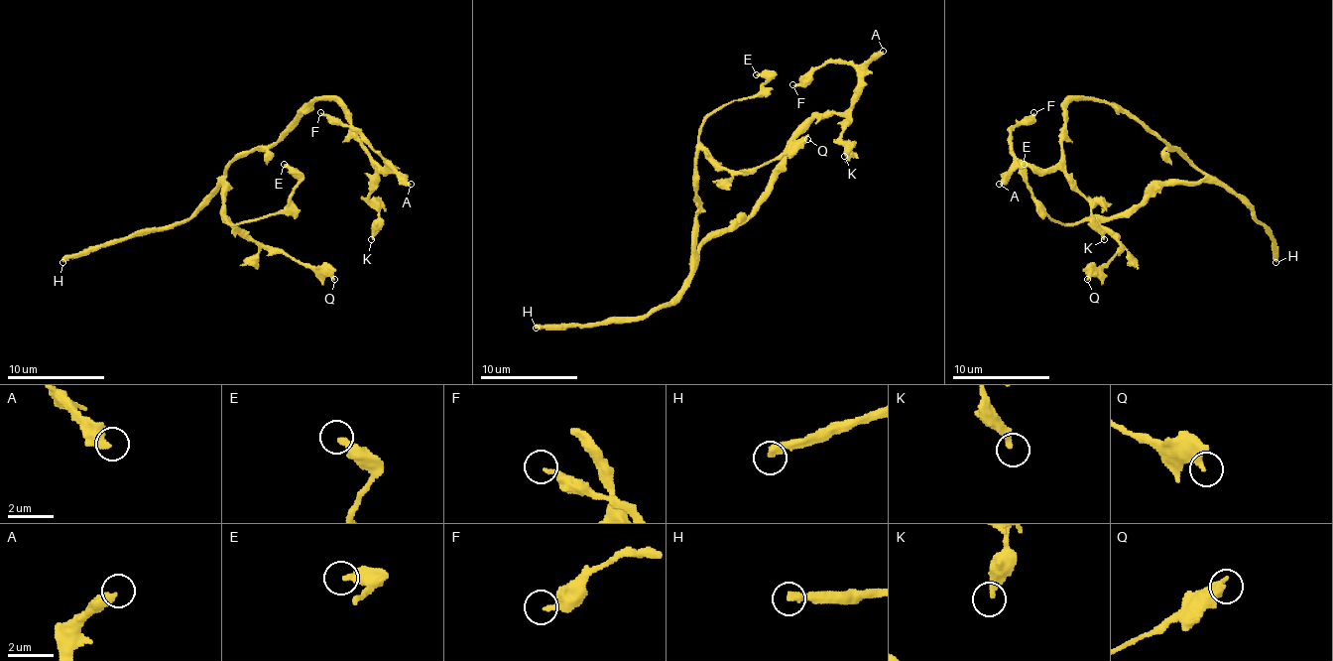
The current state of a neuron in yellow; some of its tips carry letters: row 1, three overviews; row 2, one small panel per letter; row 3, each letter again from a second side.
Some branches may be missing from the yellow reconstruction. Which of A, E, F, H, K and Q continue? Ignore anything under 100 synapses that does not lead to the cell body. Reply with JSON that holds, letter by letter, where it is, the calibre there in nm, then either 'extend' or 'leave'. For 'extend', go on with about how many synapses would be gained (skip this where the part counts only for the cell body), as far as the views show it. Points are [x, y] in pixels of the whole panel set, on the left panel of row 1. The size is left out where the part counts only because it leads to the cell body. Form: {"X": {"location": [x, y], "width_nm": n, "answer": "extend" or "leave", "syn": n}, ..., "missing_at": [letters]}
{"A": {"location": [411, 184], "width_nm": 440, "answer": "leave"}, "E": {"location": [284, 164], "width_nm": 340, "answer": "leave"}, "F": {"location": [320, 112], "width_nm": 200, "answer": "leave"}, "H": {"location": [62, 262], "width_nm": 320, "answer": "extend", "syn": 250}, "K": {"location": [371, 239], "width_nm": 320, "answer": "leave"}, "Q": {"location": [334, 279], "width_nm": 360, "answer": "leave"}, "missing_at": ["H"]}

